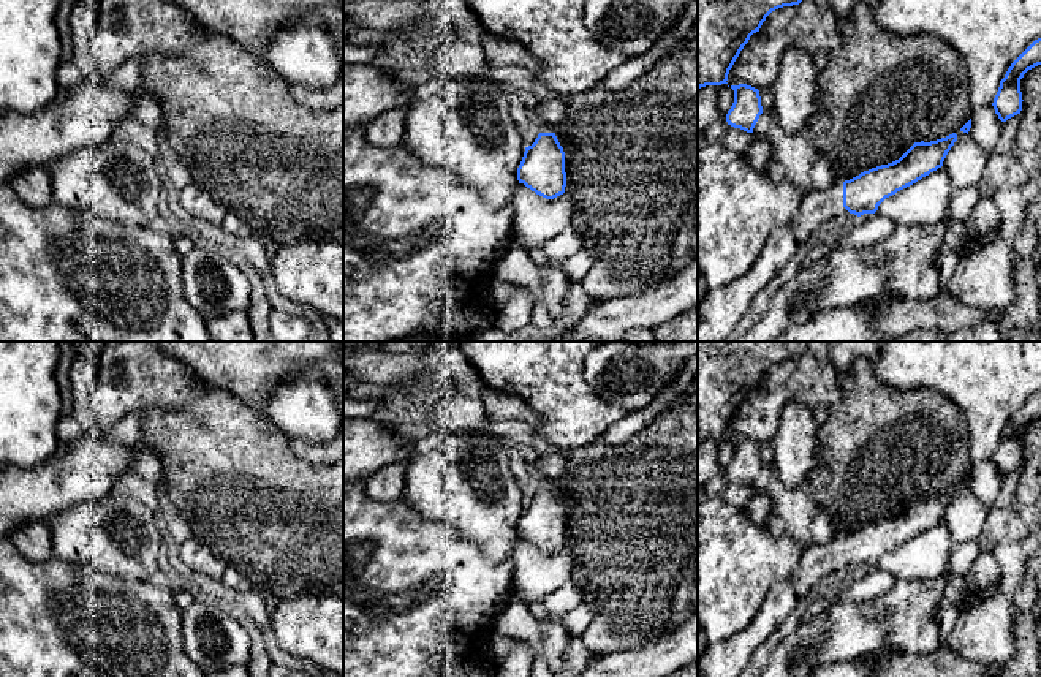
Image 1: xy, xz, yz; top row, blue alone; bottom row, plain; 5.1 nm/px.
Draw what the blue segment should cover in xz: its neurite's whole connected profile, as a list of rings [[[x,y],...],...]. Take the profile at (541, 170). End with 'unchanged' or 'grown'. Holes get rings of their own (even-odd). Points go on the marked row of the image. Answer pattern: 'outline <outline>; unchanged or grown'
outline [[[543,120],[541,133],[532,146],[525,147],[517,180],[546,199],[565,193],[565,152],[555,136],[555,125]]]; grown

